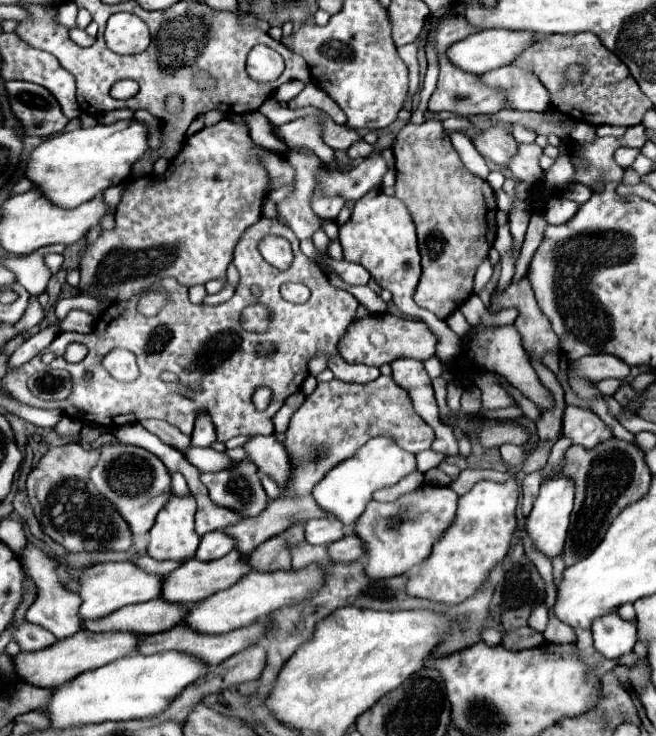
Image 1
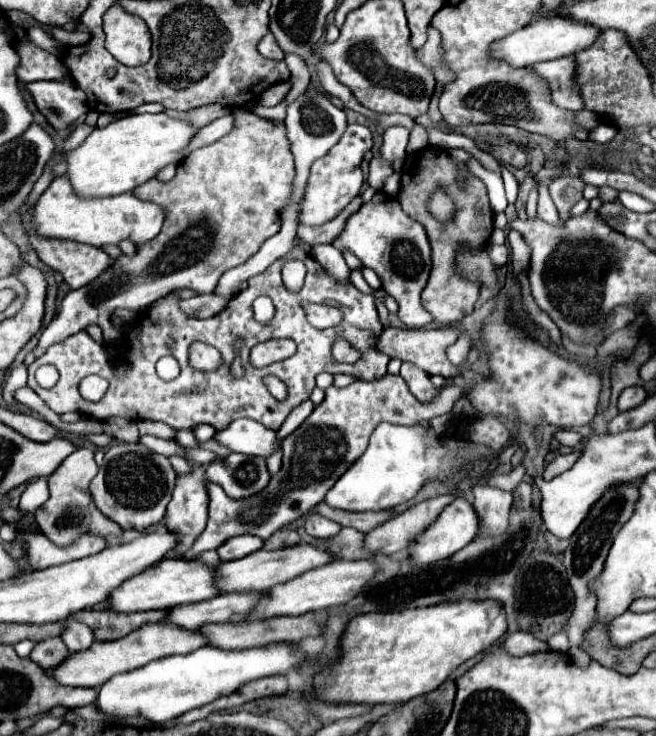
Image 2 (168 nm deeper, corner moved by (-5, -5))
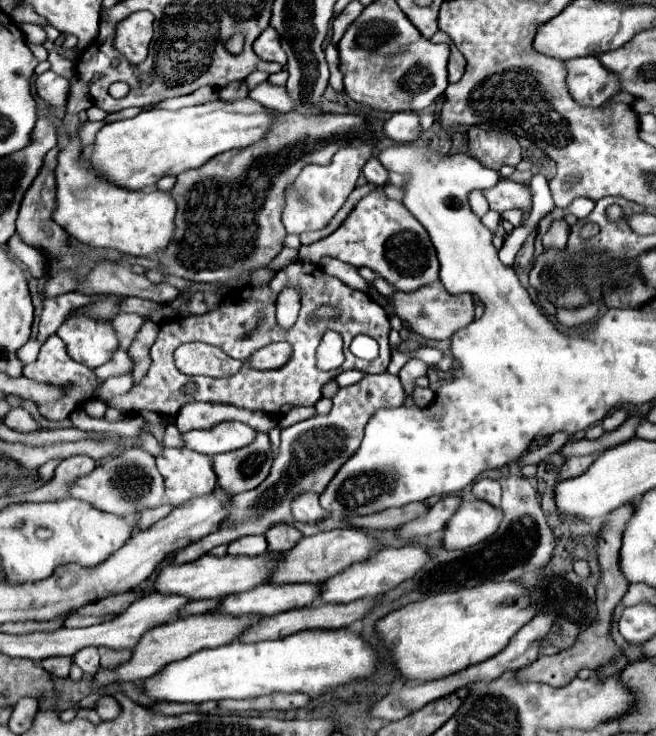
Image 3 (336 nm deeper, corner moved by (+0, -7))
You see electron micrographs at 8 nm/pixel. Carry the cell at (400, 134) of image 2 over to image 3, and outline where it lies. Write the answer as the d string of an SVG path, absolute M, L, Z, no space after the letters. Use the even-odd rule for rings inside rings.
M397 112L385 124L385 136L395 142L415 142L421 134L421 122L417 112Z

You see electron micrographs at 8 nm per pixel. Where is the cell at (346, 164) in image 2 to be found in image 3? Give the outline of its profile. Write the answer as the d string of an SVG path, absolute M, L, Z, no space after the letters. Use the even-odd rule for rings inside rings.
M361 144L361 148L341 148L331 164L309 164L301 170L297 180L285 190L285 206L283 206L283 226L289 234L303 234L309 230L321 230L329 224L329 220L337 214L337 210L345 204L347 196L353 192L357 178L361 174L363 164L371 158L373 146Z

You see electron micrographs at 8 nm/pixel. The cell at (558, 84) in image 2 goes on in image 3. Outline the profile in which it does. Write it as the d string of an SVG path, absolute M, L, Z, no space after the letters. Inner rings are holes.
M595 56L567 60L565 66L569 70L569 92L579 104L601 106L621 92L617 74L609 72Z

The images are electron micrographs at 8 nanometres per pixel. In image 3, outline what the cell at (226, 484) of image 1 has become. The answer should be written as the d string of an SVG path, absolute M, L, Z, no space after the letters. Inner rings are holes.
M259 432L255 440L241 450L213 456L213 468L219 478L219 486L227 488L231 494L257 488L269 476L271 464L273 452L265 432Z

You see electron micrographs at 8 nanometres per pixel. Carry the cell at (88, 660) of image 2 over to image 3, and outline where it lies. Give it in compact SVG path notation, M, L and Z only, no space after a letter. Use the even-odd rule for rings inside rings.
M209 612L209 614L179 618L179 620L173 620L169 624L157 626L157 628L149 630L139 640L139 644L133 648L133 658L129 662L125 662L117 670L103 670L101 668L101 672L95 676L95 682L97 684L109 684L109 682L145 680L145 678L161 672L167 664L183 660L183 658L187 658L187 656L191 656L203 648L217 648L217 646L225 646L225 644L239 640L241 632L245 632L251 624L257 624L261 618L263 616L229 616L229 614L221 614L221 612Z

